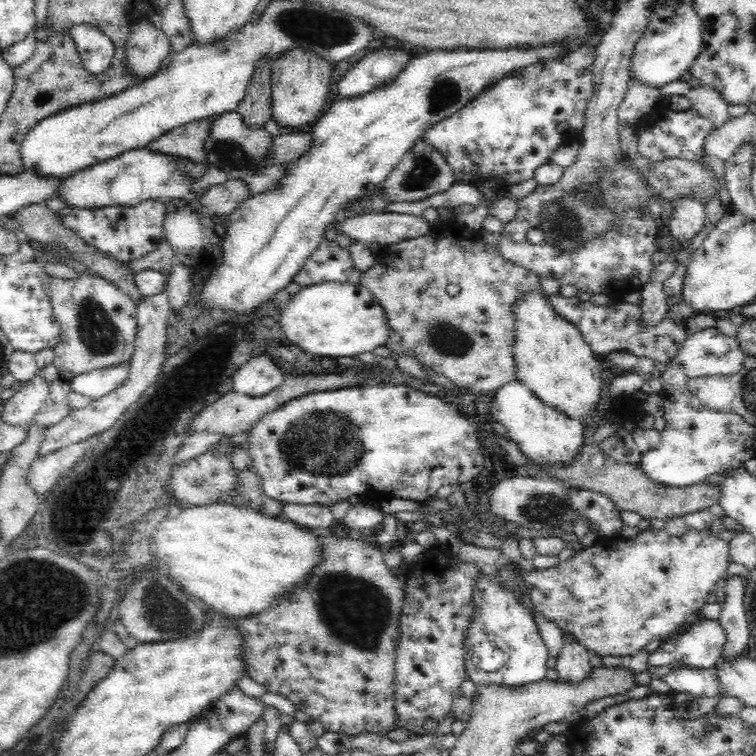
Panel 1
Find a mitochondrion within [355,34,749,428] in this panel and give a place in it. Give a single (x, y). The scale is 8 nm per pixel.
(565, 227)

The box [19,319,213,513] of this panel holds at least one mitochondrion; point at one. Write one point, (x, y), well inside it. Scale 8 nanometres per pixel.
(123, 448)

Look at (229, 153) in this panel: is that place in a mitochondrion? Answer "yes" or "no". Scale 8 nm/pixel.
yes

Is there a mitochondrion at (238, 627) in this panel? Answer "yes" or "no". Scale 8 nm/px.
no

